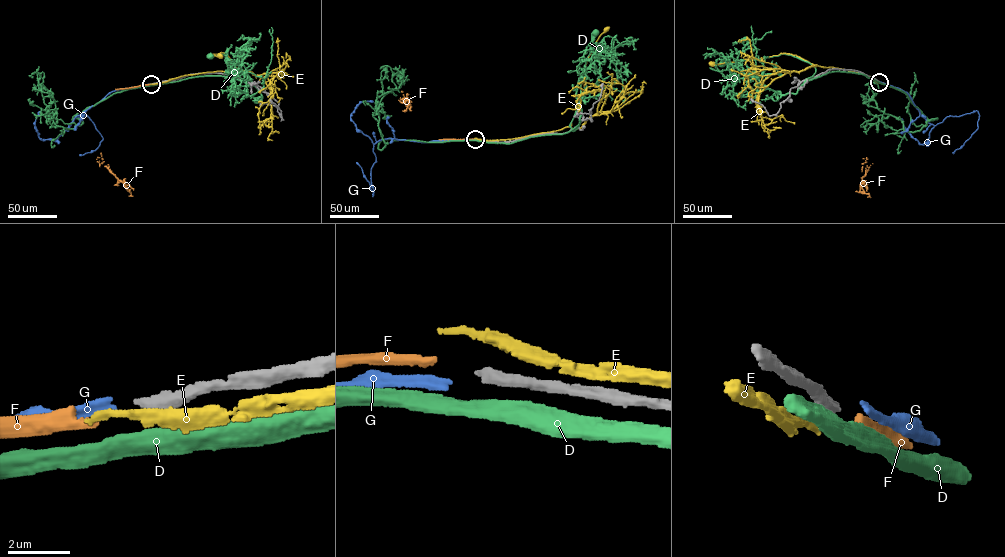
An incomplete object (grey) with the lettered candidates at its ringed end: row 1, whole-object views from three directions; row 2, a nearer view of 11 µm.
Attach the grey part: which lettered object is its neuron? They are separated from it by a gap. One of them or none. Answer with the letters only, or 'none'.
F

